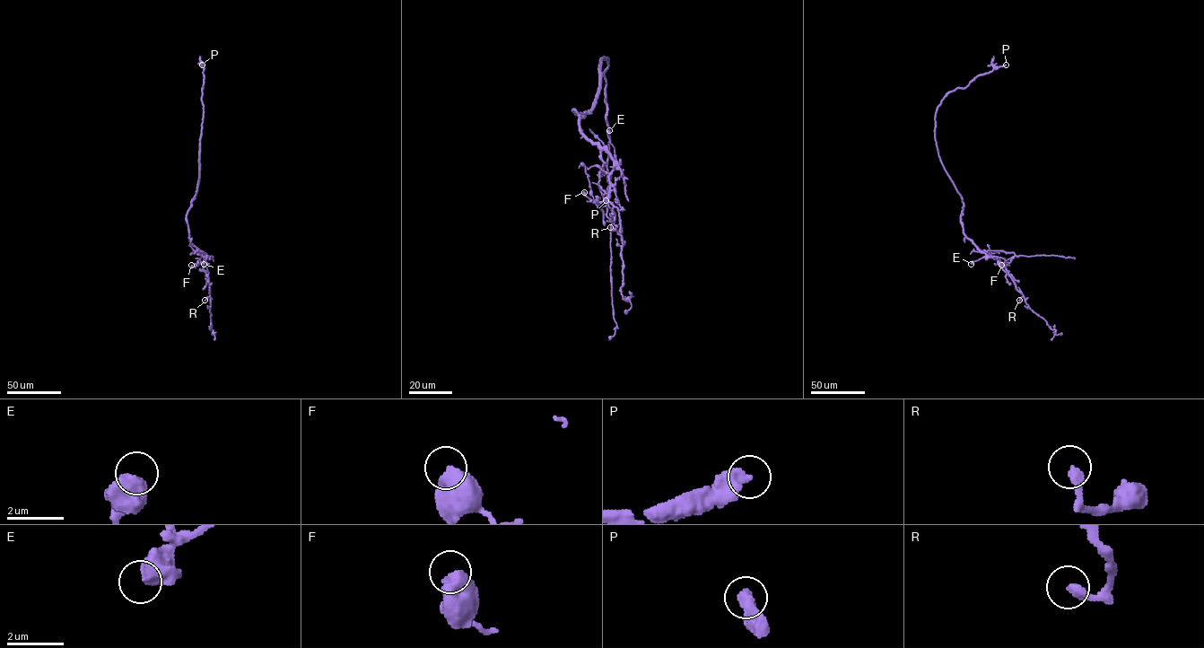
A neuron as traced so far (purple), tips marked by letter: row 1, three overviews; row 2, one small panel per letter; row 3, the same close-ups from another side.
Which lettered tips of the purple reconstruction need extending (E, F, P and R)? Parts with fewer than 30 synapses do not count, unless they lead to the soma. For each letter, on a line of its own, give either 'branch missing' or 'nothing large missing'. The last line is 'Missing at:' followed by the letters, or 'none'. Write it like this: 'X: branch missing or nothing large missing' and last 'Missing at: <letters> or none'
E: nothing large missing
F: nothing large missing
P: branch missing
R: nothing large missing
Missing at: P

